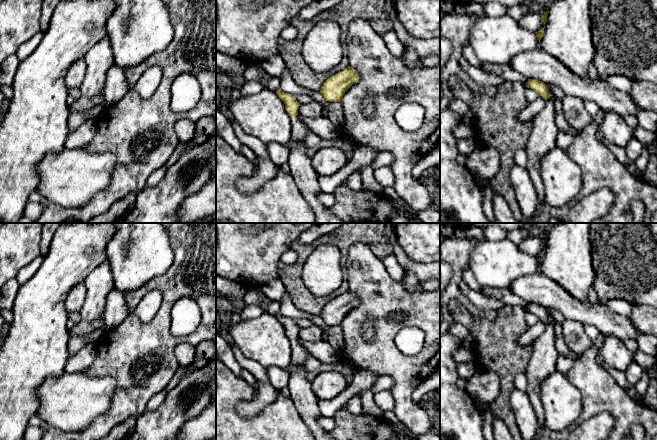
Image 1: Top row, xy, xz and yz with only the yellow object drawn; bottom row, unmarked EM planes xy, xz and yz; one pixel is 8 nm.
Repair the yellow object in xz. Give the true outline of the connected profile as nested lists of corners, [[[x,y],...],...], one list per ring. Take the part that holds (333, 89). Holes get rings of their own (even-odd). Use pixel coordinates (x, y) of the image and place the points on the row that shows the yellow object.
[[[348,66],[338,73],[330,76],[322,85],[320,94],[326,101],[340,102],[345,92],[359,81],[358,72]]]

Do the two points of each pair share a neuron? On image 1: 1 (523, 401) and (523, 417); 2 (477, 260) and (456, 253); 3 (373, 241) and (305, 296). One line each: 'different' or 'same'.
1: same
2: different
3: same

